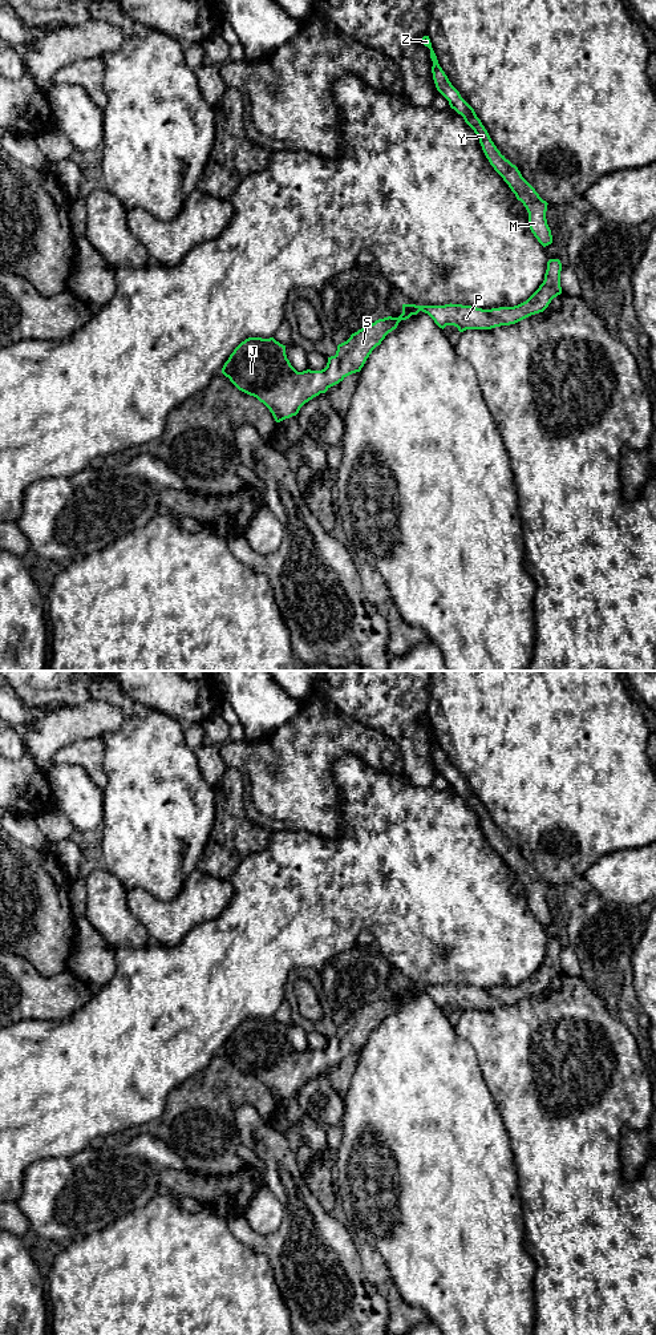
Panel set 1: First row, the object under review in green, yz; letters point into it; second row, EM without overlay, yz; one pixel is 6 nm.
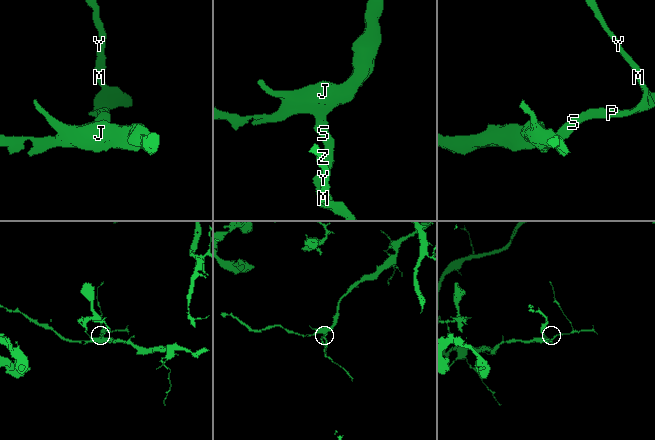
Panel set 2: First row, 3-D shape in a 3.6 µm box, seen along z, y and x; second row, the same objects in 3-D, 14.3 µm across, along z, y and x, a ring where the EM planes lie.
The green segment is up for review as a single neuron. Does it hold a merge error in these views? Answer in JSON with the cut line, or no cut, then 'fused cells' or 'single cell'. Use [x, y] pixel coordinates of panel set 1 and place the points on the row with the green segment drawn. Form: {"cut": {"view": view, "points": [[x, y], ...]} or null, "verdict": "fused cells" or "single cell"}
{"cut": null, "verdict": "single cell"}

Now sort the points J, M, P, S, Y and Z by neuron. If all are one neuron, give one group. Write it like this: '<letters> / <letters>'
J M P S Y Z

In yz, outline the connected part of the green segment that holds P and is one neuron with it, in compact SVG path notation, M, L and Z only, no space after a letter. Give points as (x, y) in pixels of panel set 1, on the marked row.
M550 259L544 280L539 288L523 303L514 307L499 307L491 310L482 310L462 304L445 306L416 306L402 304L402 313L398 317L384 317L374 323L365 325L351 337L337 345L335 356L328 357L327 367L321 371L303 371L297 372L289 363L286 355L286 345L276 341L274 337L248 337L242 341L222 368L222 373L242 392L256 397L272 413L276 422L296 416L300 408L319 396L325 393L331 387L343 381L347 376L360 372L372 351L381 344L385 336L397 328L401 320L417 315L420 311L428 313L440 328L454 325L459 332L466 329L491 329L501 325L515 324L531 315L543 312L551 300L562 294L560 287L562 263L559 259Z

